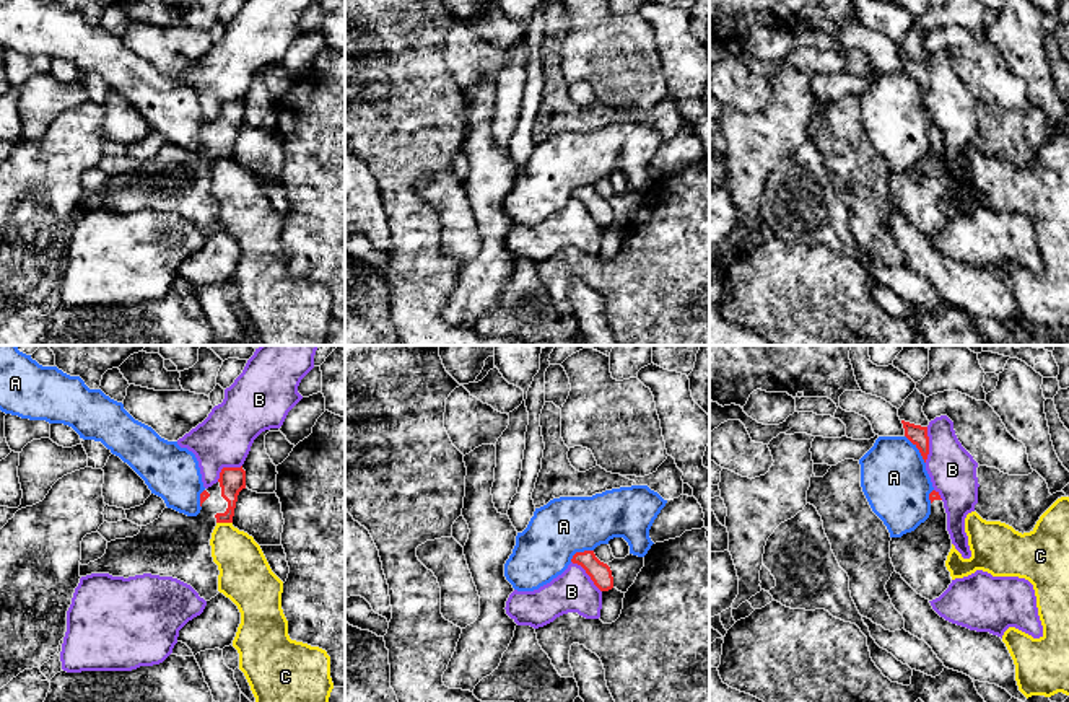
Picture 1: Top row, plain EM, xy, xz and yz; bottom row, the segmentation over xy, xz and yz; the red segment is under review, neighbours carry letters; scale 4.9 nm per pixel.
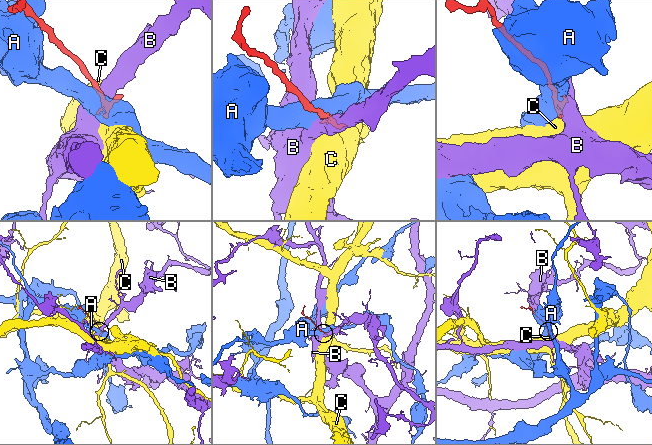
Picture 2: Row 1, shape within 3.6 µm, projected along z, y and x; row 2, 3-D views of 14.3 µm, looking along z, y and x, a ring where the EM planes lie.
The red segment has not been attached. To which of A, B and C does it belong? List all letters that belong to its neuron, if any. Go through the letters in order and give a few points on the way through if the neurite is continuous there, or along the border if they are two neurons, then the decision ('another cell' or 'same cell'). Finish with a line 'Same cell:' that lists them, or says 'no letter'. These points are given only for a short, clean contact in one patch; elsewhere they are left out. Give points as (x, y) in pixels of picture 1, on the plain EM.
A: another cell
B: border xz (571, 196), (584, 206), (601, 227); another cell
C: border xy (217, 157), (231, 158); another cell
Same cell: no letter

